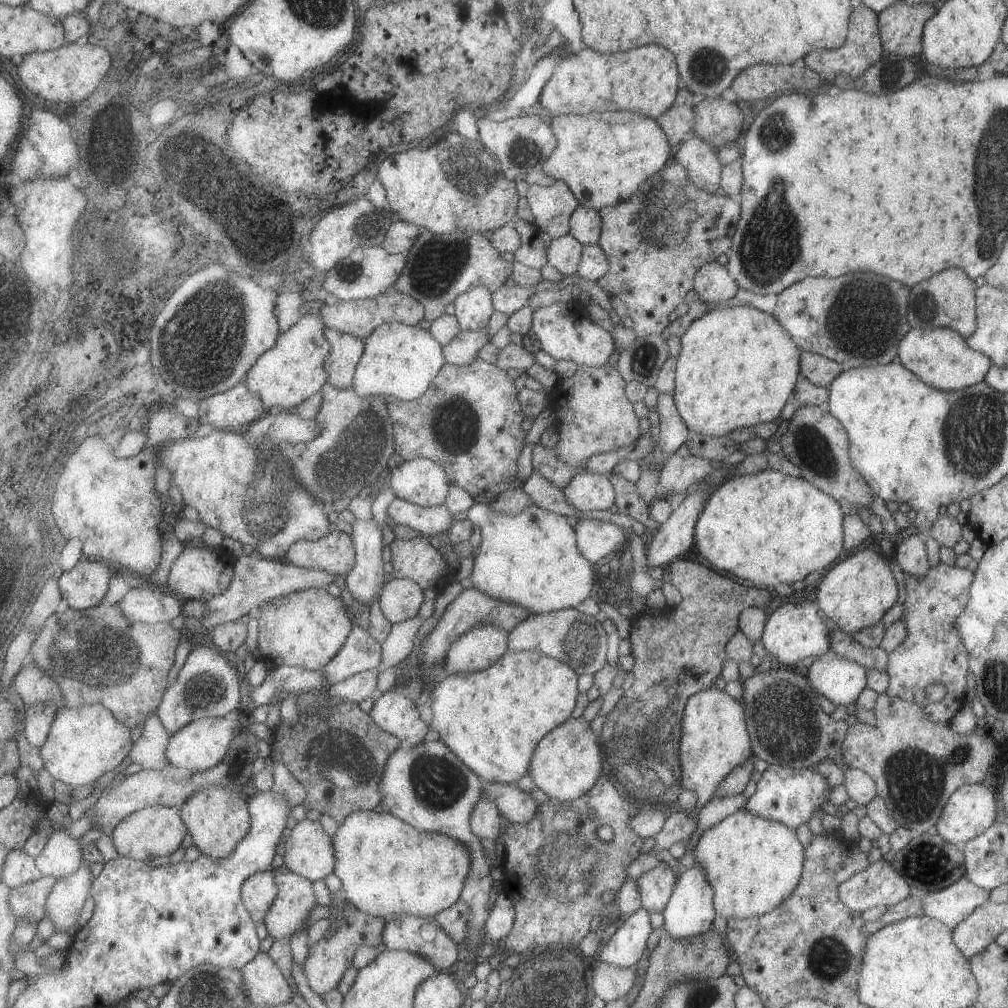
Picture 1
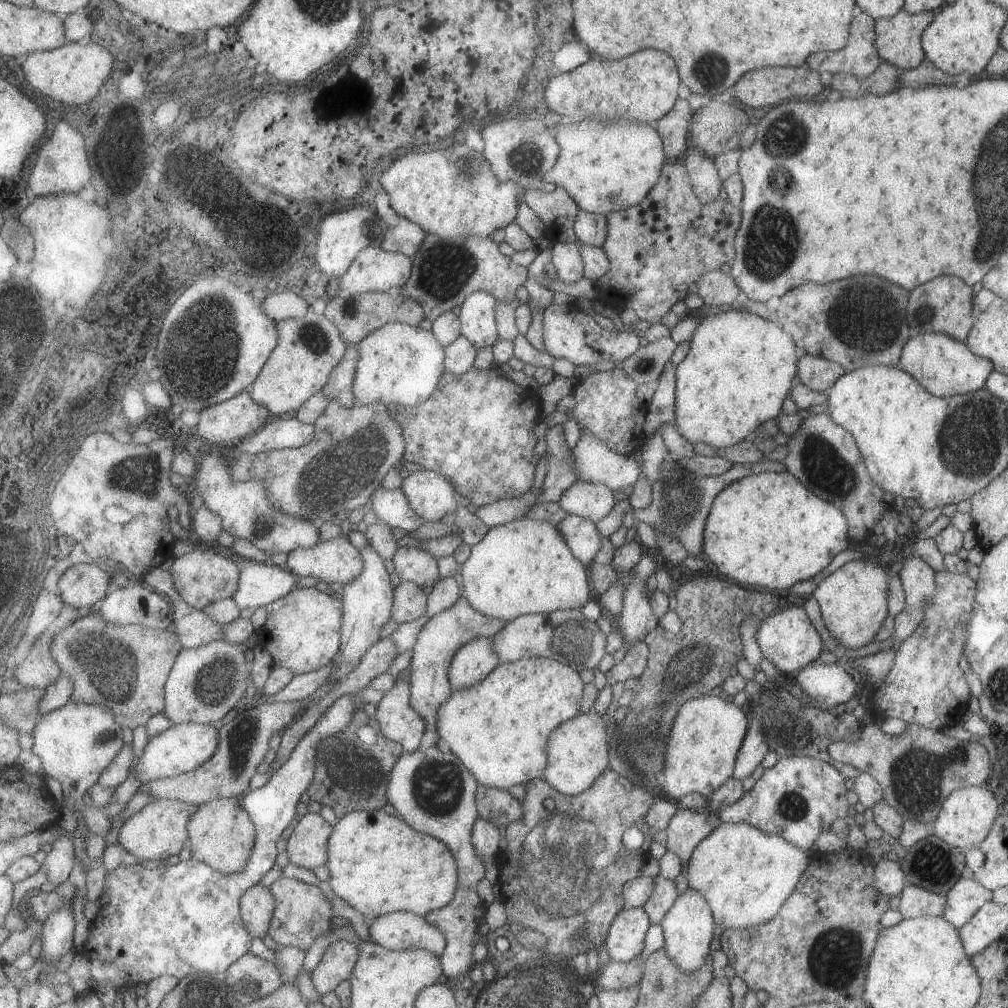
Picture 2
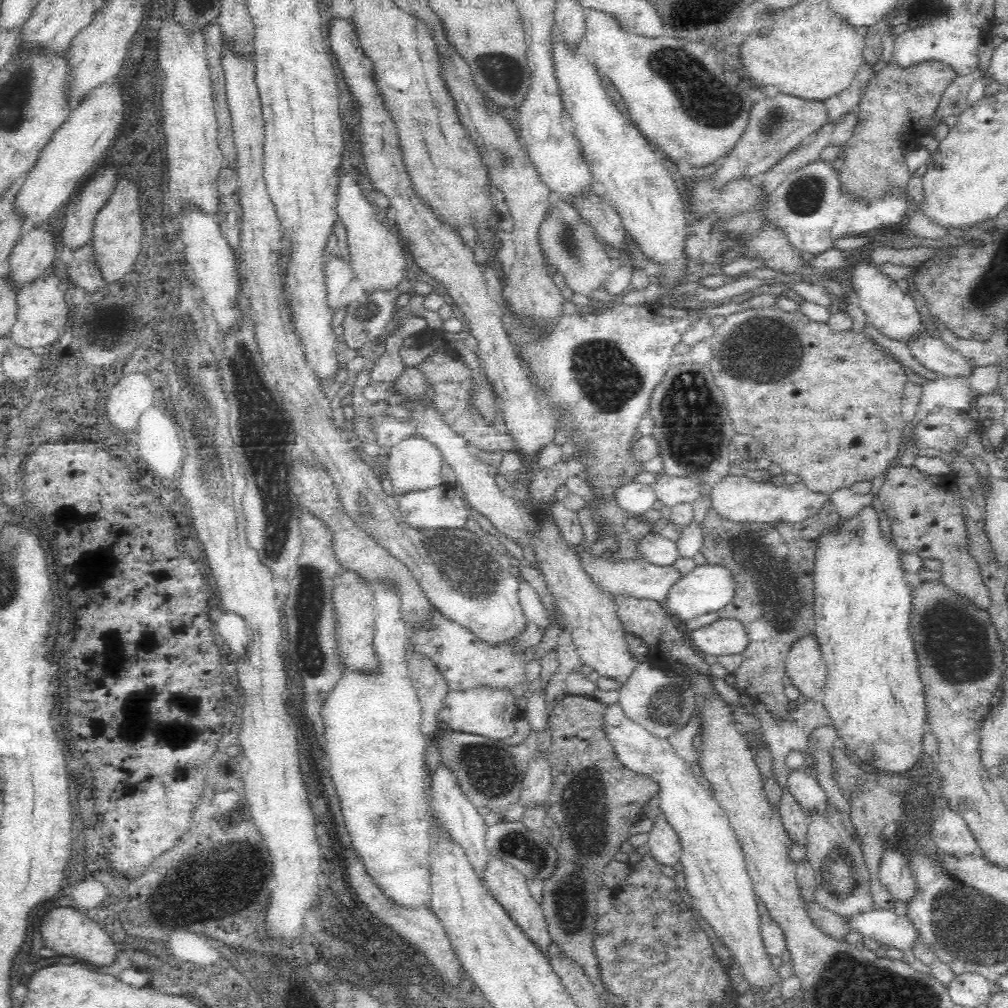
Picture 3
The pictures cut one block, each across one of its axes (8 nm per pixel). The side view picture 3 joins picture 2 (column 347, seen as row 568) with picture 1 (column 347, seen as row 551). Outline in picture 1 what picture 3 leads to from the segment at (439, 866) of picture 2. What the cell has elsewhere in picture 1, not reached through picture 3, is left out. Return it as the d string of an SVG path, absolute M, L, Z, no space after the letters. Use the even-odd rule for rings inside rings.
M360 811L348 817L332 839L336 847L337 865L334 873L343 885L342 895L363 913L383 919L403 914L437 917L462 899L473 858L469 848L444 833L419 831L411 824L386 811Z

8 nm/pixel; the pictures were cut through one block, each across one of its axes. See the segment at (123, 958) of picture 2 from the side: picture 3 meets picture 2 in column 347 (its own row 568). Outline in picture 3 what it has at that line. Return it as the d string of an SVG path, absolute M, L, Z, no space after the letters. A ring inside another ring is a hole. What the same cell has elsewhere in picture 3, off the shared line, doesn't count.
M702 564L684 575L682 580L675 582L668 594L668 600L664 604L670 611L670 615L674 615L682 621L708 613L716 613L734 600L734 596L736 596L735 580L732 571L722 565Z

